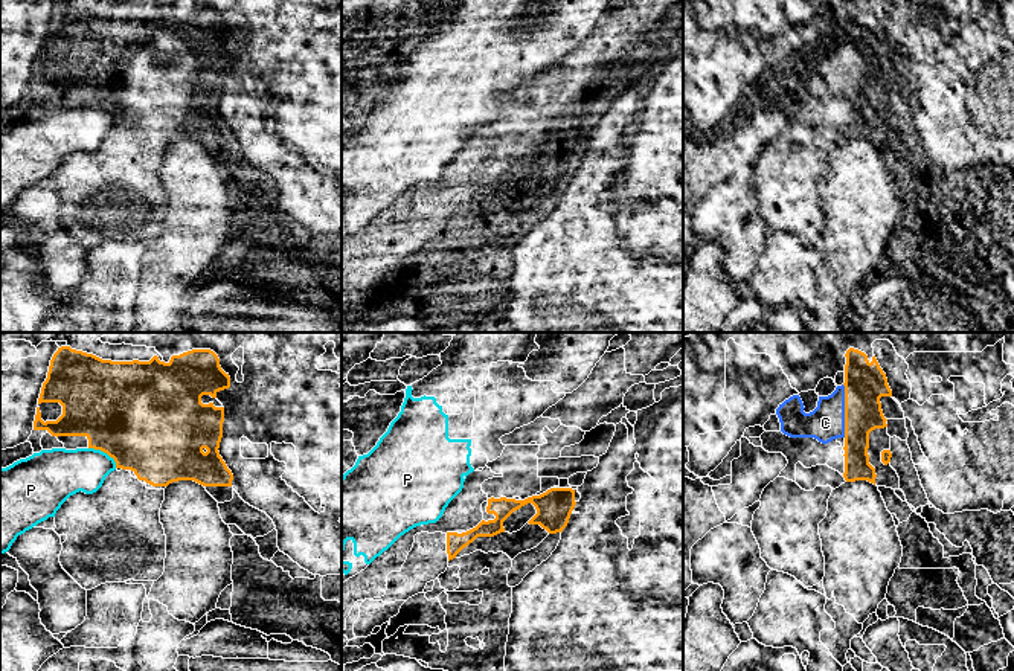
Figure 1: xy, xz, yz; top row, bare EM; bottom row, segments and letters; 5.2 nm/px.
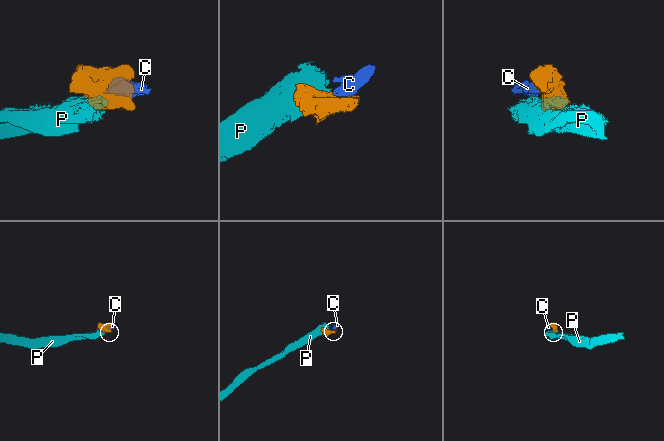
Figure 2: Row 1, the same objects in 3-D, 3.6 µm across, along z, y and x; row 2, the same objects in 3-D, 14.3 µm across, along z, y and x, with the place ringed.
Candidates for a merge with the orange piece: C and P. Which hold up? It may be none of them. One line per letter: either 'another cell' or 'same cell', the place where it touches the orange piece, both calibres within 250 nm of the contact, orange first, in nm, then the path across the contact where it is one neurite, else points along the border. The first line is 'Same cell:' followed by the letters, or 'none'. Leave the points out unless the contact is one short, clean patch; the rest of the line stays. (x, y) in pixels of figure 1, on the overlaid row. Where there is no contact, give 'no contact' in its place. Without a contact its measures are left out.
Same cell: C
C: same cell; contact yz (845, 410); calibres 220 and 190 nm
P: another cell; contact xy (105, 452); calibres 500 and 240 nm; border xy (89, 447), (105, 452), (116, 467)

